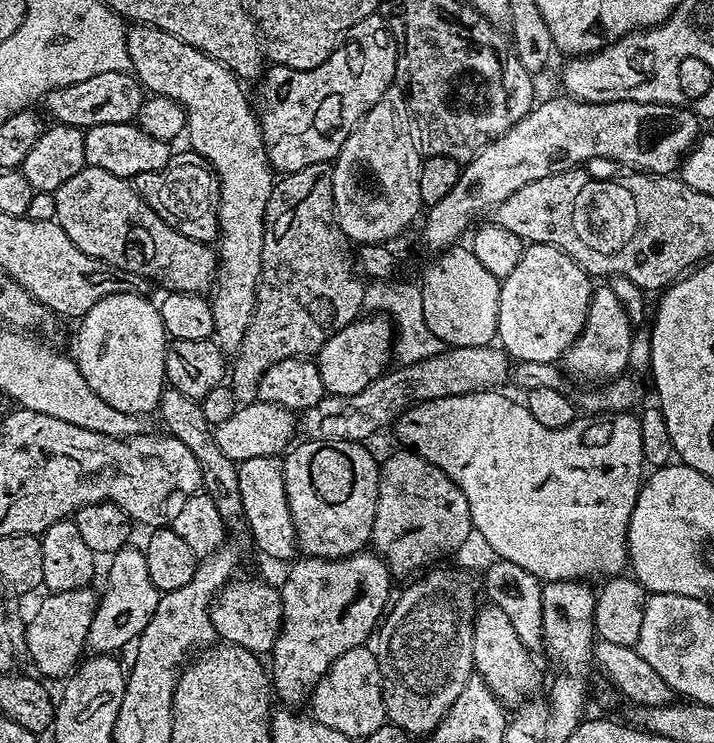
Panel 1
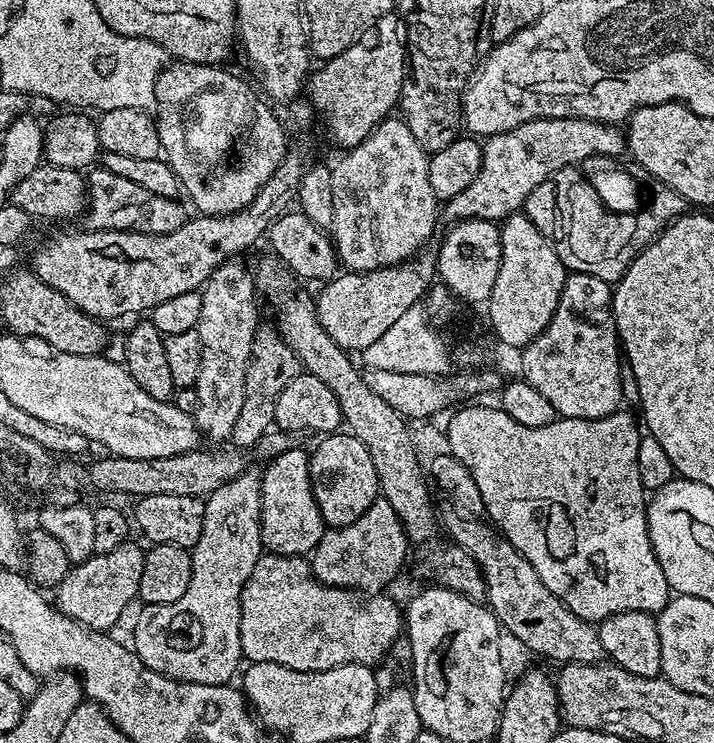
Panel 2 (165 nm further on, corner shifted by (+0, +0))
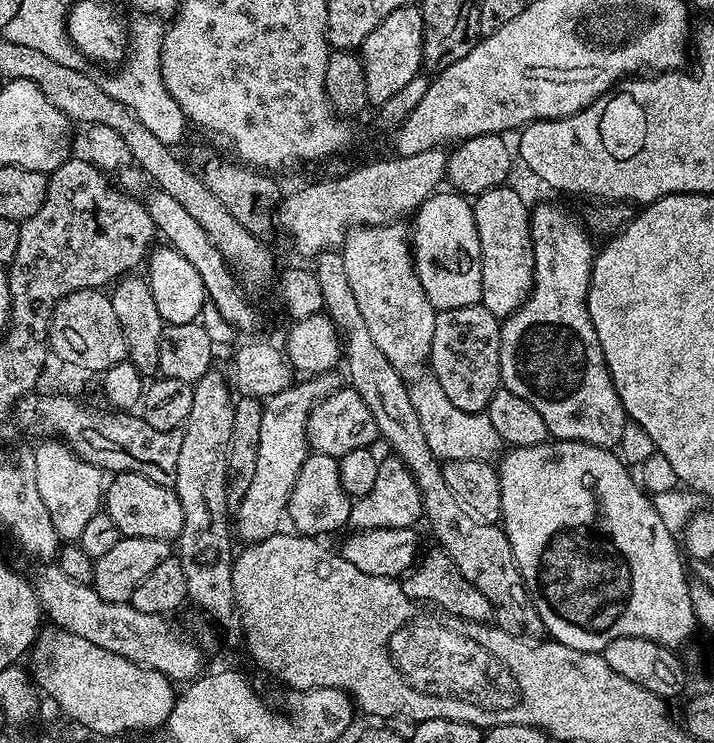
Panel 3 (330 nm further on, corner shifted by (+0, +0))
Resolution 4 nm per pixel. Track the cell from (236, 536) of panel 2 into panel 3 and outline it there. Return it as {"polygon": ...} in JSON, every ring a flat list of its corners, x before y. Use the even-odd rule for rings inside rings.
{"polygon":[[335,371,312,374,301,379,304,380,301,384,300,381,294,382,286,390,267,397,263,405,262,431,258,434,258,466,242,502,234,508,234,532,239,539,240,536,244,539,245,545,256,544,281,531,288,511,290,490,294,488,298,470,310,451,306,438,308,415,319,400,336,391,336,375]]}

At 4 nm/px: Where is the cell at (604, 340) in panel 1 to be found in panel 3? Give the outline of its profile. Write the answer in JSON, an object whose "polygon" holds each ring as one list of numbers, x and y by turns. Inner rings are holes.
{"polygon":[[540,204,537,208,535,205,531,209,530,215,532,218,530,234,532,235,532,245,534,246,534,282,532,283,532,293,500,325,501,385,509,388,514,394,518,394,518,398,526,398,526,402,530,402,530,406,534,406,534,410,538,410,538,414,542,414,542,422,546,422,549,437,557,440,577,440,578,442,593,444,594,446,615,449,619,439,622,438,622,428,626,425,629,418,625,414,622,402,614,390,614,382,610,378,610,370,606,366,606,358,602,354,602,346,598,342,598,334,594,330,594,322,590,322,590,314,588,313,588,287,590,286,590,274,592,273,592,262,594,259,594,247,592,248,587,236,589,233,581,221,580,225,566,209,559,208,556,204]]}

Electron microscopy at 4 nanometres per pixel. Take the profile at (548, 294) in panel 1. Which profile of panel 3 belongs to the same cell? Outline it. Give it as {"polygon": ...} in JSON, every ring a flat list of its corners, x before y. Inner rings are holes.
{"polygon":[[501,186,486,190,471,201,474,226,478,228,482,262,482,298,480,303,497,318,507,318,532,293,534,282,534,246,530,226,530,204,514,189]]}

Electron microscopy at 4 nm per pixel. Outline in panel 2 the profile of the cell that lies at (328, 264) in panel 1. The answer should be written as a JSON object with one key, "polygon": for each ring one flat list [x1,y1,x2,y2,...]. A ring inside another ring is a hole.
{"polygon":[[270,324,259,325,251,347,250,362,247,363,242,411,238,414,238,422,234,422,234,430,230,437,235,447,241,450,255,449,262,434,273,431,276,422,274,408,277,405,278,394,285,388,287,382,299,376,301,371,300,360,290,350,288,344,281,339,277,329]]}

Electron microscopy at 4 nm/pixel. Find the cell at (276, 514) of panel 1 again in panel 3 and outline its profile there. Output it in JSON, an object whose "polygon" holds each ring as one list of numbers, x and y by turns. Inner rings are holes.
{"polygon":[[309,451,308,457,302,462,302,468,298,470,298,476,294,482,294,488,290,490,286,520,289,525,291,523,293,524,291,527,301,536,324,538,324,535,326,535,327,532,336,532,340,527,345,527,345,525,348,524,353,503,353,497,348,496,346,490,342,490,339,459,330,454]]}

